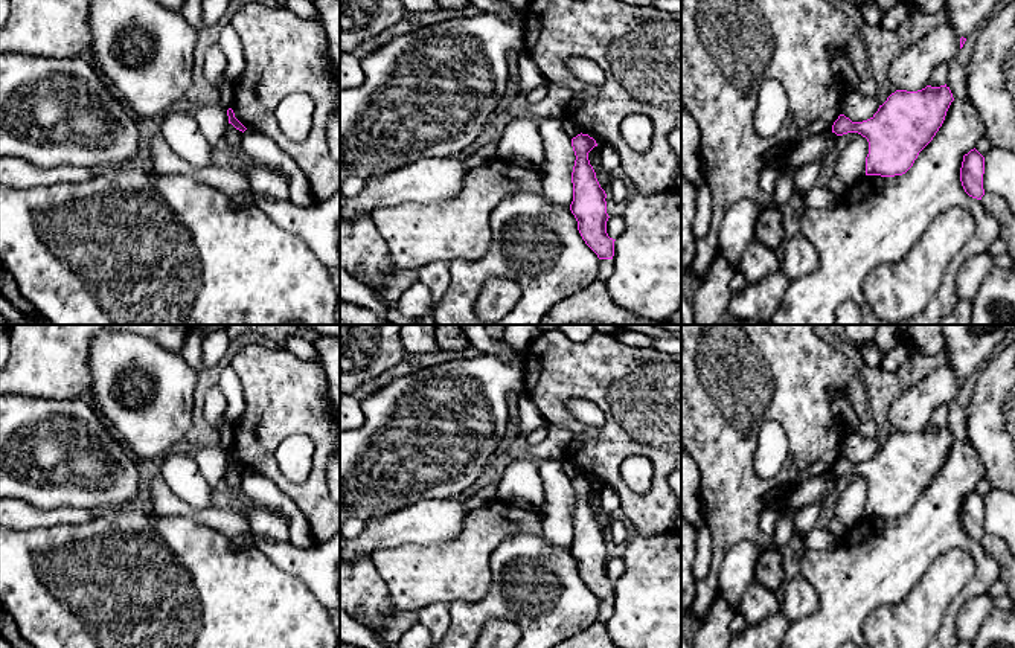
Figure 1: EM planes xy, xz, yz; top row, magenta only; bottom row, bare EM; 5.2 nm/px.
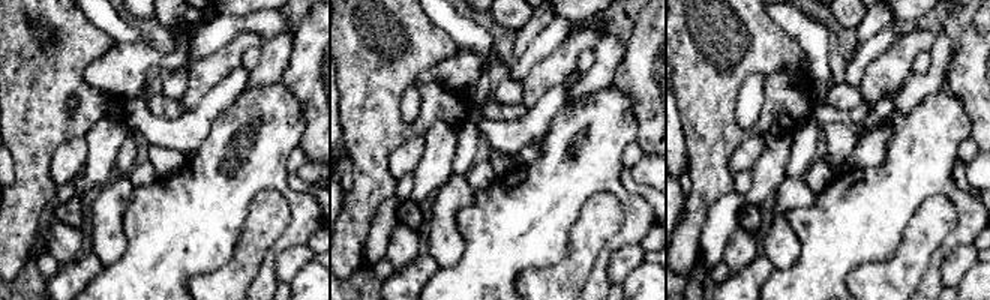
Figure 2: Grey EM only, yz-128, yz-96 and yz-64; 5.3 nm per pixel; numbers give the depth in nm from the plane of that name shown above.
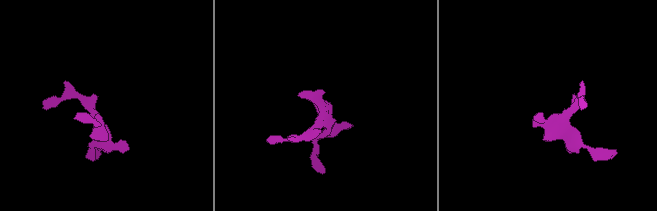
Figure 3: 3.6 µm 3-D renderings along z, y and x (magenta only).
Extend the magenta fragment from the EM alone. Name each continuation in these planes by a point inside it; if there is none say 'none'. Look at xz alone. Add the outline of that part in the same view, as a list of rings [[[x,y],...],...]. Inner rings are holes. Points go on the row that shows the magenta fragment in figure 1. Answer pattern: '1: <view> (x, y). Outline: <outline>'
none

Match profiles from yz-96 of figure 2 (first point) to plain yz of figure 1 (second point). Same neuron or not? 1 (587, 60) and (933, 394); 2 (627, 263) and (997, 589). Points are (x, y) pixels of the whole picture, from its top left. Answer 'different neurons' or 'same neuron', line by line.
1: different neurons
2: different neurons

